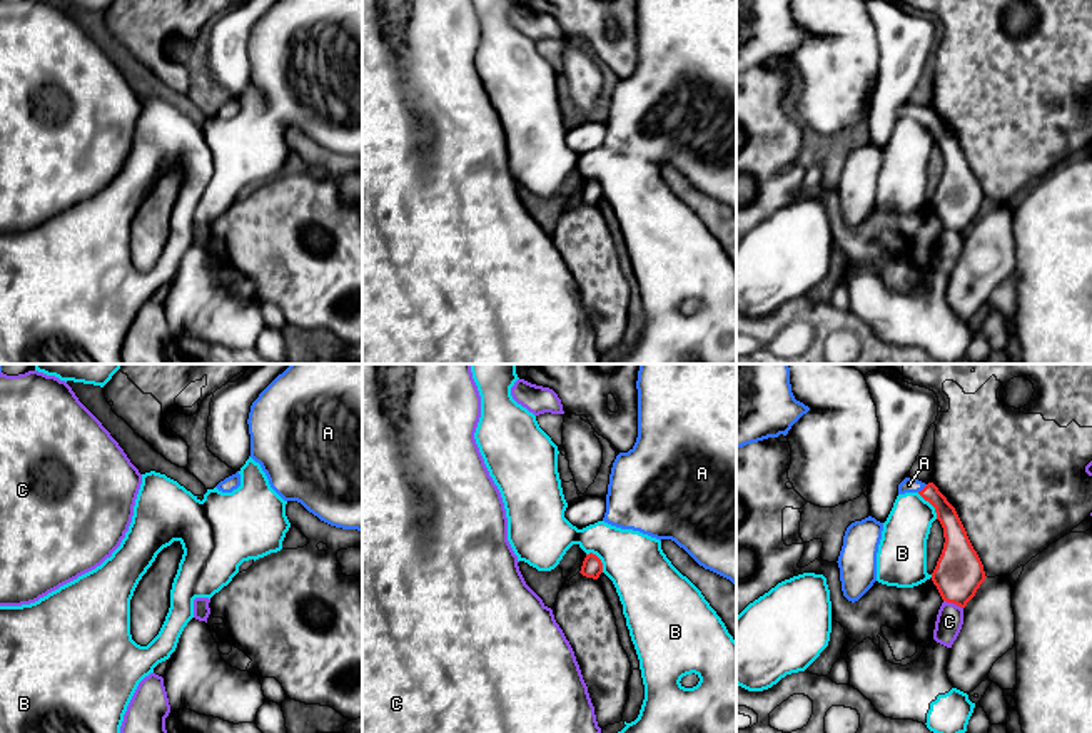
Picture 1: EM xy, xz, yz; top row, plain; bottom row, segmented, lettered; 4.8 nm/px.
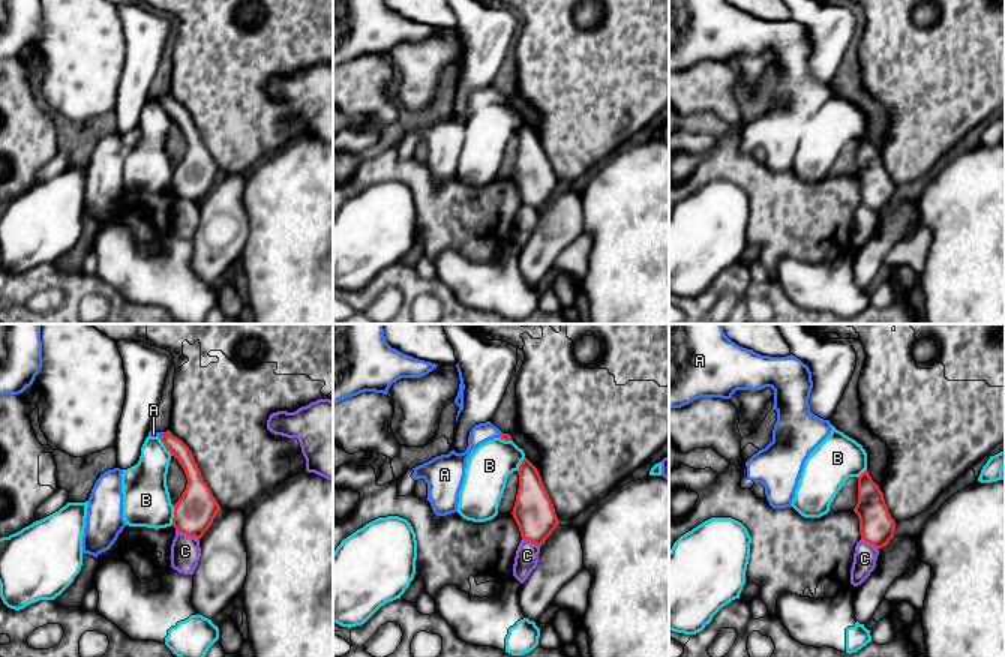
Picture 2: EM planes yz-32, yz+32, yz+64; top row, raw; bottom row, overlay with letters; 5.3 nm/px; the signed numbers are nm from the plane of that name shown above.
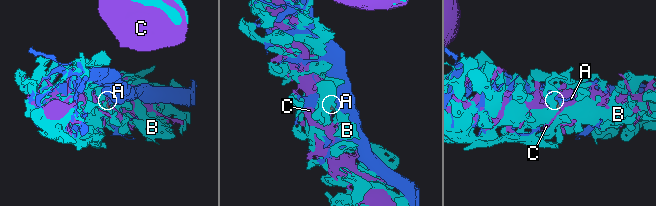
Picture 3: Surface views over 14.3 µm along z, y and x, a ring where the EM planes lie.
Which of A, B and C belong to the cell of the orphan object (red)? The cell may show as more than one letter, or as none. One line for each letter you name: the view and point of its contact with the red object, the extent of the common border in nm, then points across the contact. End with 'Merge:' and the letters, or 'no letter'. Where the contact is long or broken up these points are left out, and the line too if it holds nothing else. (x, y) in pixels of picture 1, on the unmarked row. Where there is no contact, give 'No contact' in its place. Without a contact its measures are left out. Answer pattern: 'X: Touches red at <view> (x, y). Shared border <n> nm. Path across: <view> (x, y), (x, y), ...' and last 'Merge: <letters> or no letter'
A: Touches red at yz (924, 114). Shared border 70 nm. Path across: yz (954, 156), (944, 134), (924, 114), (909, 111)
Merge: A

